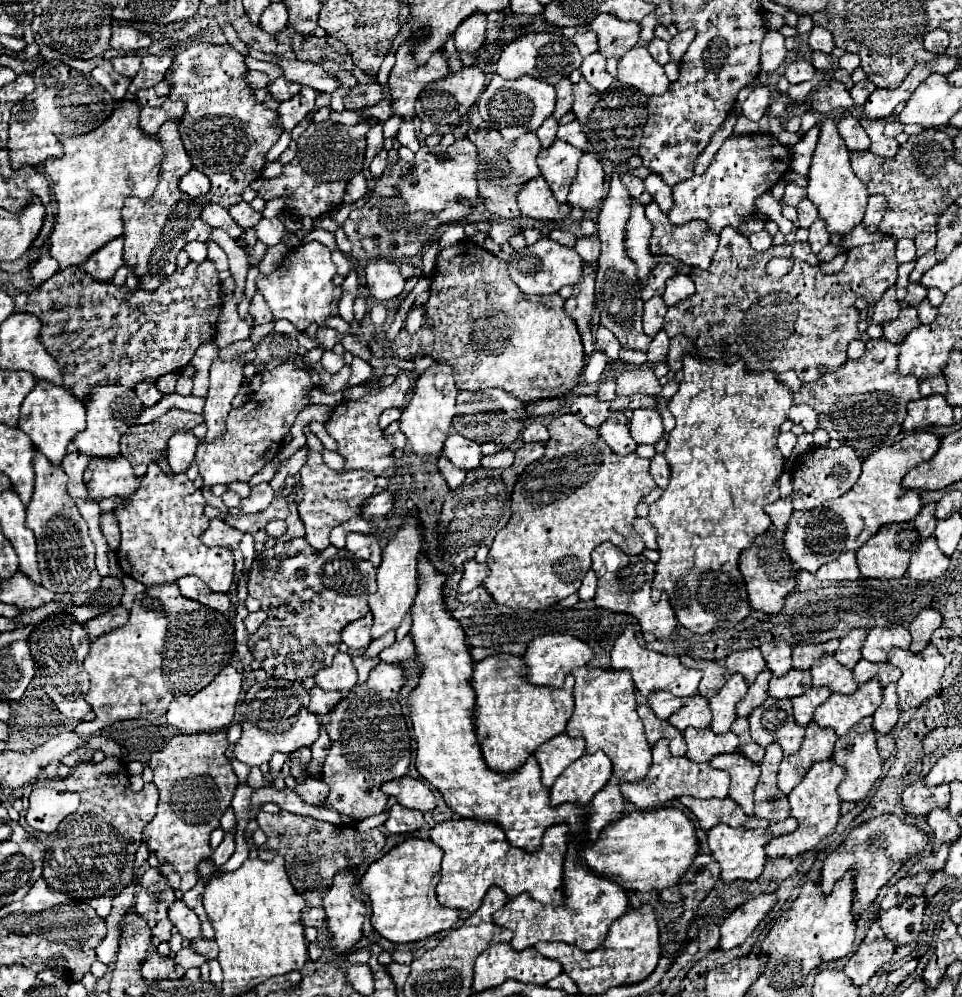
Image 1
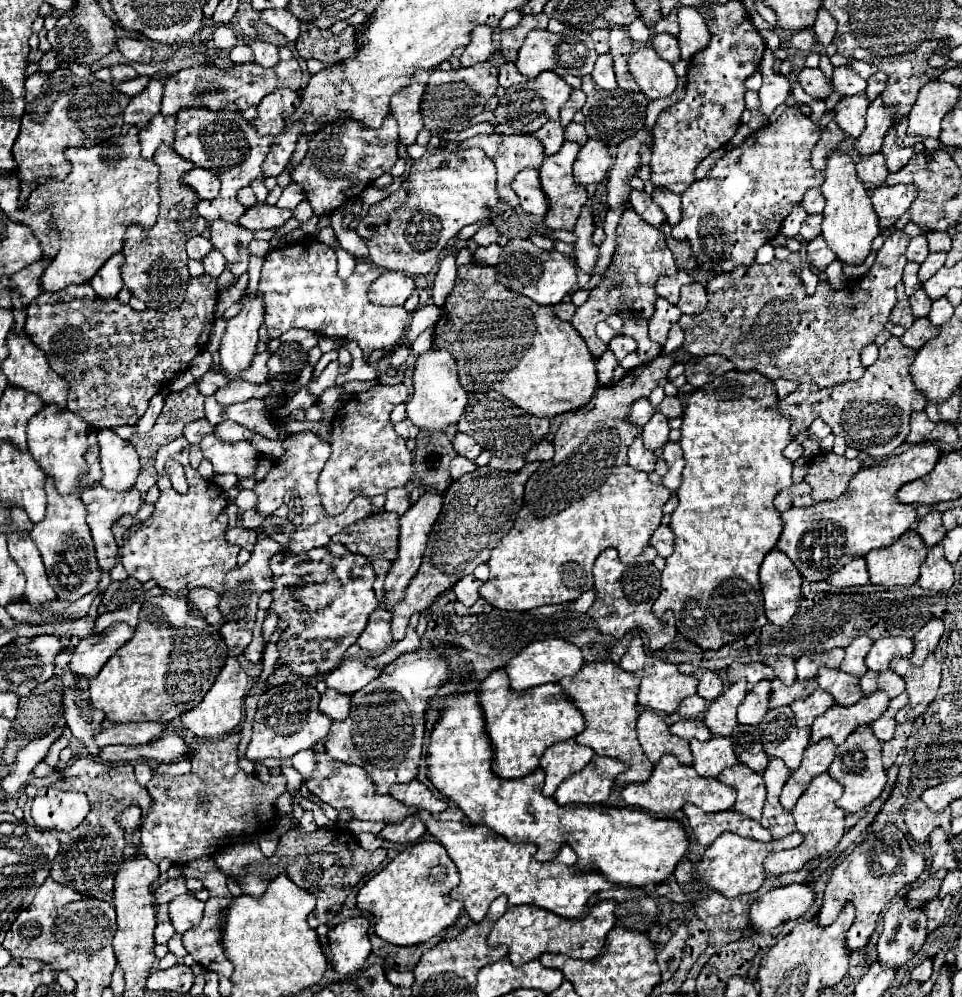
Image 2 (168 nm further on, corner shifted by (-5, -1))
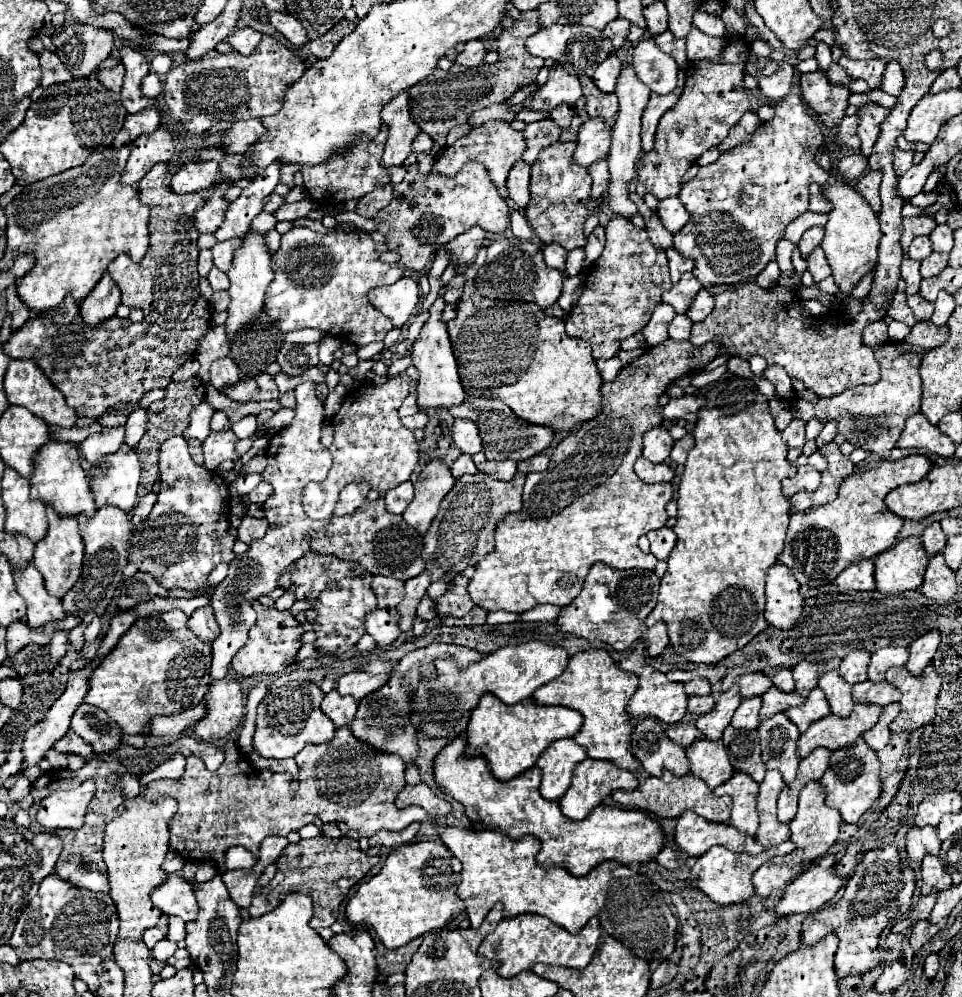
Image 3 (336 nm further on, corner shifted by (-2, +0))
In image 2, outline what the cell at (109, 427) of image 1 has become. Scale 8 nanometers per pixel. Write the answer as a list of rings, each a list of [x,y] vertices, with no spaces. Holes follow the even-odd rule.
[[[97,429],[97,443],[101,447],[101,485],[113,491],[133,487],[139,473],[139,457],[129,441],[117,437],[113,429]]]

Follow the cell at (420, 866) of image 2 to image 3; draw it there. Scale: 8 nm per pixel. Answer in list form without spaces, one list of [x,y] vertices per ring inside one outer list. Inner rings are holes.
[[[418,842],[418,844],[406,844],[392,850],[386,858],[386,864],[382,870],[372,876],[368,882],[364,882],[358,892],[350,898],[346,906],[346,918],[350,924],[366,924],[372,926],[378,934],[380,942],[388,950],[396,950],[414,938],[422,936],[424,932],[444,928],[450,920],[454,920],[460,912],[464,912],[464,902],[458,898],[456,888],[460,884],[460,874],[456,870],[462,870],[462,864],[448,852],[448,848],[442,842]]]

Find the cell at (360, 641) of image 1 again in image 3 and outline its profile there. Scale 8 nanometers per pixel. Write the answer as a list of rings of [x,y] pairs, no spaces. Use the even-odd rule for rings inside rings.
[[[376,608],[366,616],[366,632],[376,640],[380,648],[400,638],[400,612],[396,608]]]

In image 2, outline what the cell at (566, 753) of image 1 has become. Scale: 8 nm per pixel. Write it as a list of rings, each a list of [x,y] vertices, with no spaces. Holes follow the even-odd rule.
[[[567,739],[547,747],[547,751],[541,757],[541,767],[545,771],[543,795],[551,797],[557,785],[563,779],[567,779],[571,773],[583,769],[583,765],[587,765],[593,755],[595,753],[589,747],[577,745],[575,739]]]

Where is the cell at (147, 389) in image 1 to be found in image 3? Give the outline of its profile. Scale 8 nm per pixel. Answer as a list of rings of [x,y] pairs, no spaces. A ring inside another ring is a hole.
[[[138,408],[138,410],[134,410],[128,416],[128,422],[126,422],[126,440],[124,442],[130,448],[136,448],[136,444],[144,436],[144,430],[146,430],[146,410]]]

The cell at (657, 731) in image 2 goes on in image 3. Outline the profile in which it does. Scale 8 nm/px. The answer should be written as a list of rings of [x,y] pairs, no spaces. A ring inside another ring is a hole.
[[[644,718],[636,724],[630,746],[648,776],[662,776],[662,770],[670,770],[676,776],[688,774],[690,764],[684,748],[676,746],[666,736],[664,726],[654,718]]]

